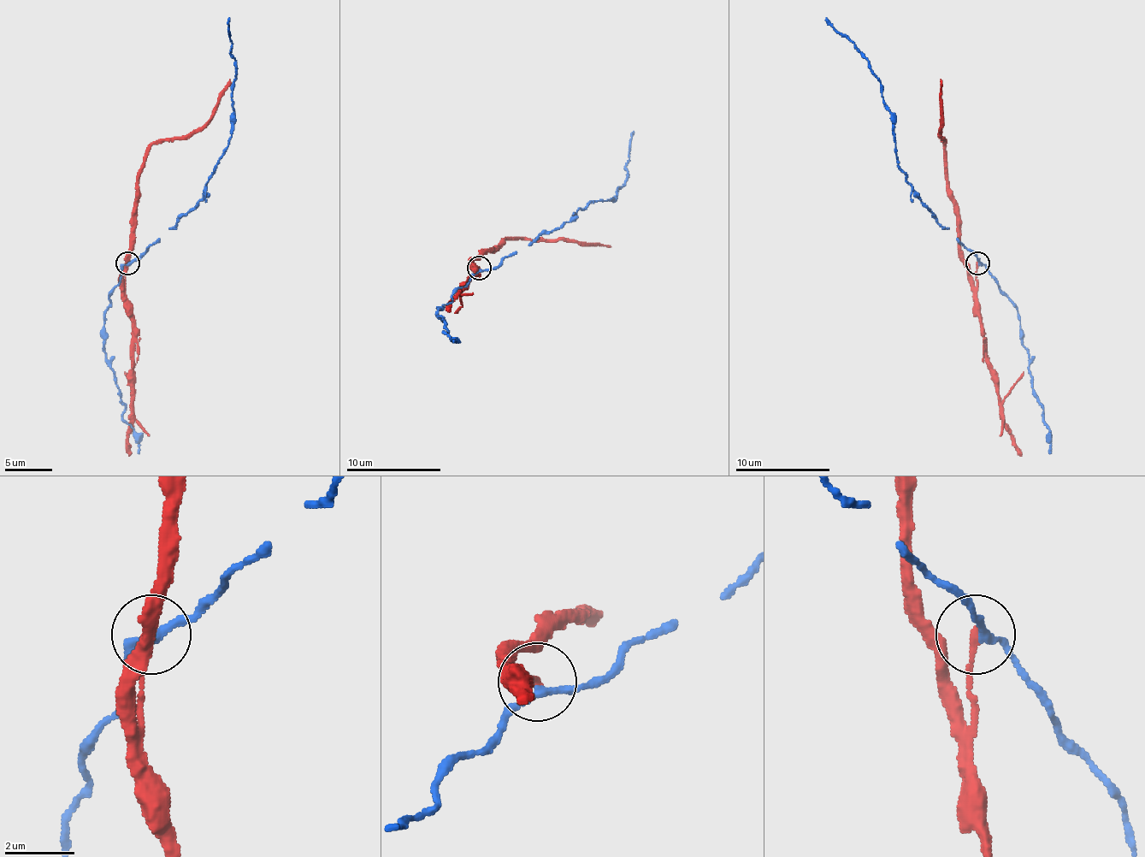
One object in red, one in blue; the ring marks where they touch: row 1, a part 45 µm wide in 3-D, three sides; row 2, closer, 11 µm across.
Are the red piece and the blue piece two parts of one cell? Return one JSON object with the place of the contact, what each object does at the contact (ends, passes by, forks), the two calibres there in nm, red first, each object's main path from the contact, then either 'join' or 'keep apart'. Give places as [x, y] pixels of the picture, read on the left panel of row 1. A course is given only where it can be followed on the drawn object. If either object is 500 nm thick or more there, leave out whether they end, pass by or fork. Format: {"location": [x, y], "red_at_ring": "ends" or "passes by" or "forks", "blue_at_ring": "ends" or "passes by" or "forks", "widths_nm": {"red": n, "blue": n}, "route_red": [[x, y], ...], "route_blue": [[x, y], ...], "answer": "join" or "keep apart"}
{"location": [127, 263], "red_at_ring": "ends", "blue_at_ring": "passes by", "widths_nm": {"red": 170, "blue": 200}, "route_red": [[128, 263], [122, 276], [132, 248], [132, 210], [145, 151], [162, 139], [187, 139], [211, 116], [230, 79]], "route_blue": [[128, 263], [140, 257], [203, 197], [217, 163], [228, 144], [234, 59], [228, 20]], "answer": "keep apart"}

